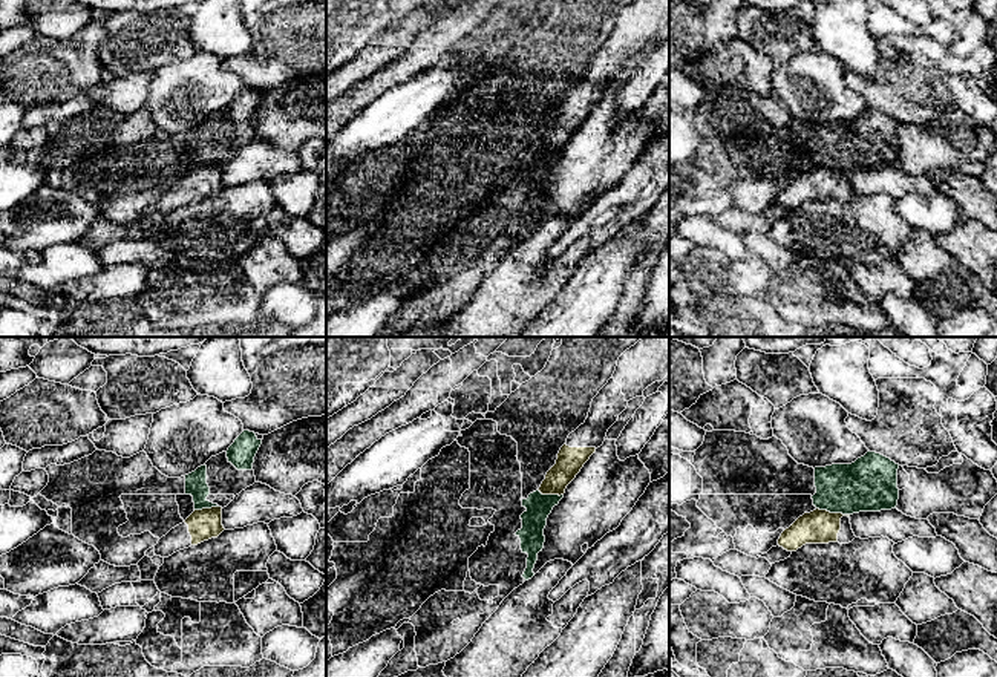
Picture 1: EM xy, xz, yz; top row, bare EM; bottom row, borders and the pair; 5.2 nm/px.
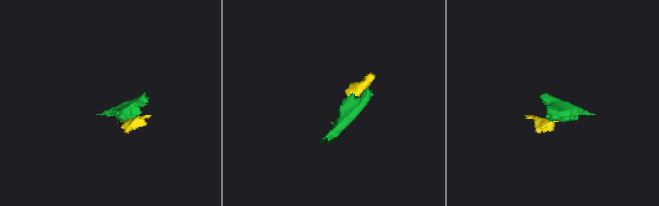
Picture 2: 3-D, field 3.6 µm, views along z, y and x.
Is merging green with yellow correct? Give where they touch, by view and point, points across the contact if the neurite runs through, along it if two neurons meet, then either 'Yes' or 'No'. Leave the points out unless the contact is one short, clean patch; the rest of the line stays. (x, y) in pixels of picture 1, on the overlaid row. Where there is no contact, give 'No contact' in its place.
Touches green at yz (833, 512). Boundary: yz (817, 507), (849, 515). No

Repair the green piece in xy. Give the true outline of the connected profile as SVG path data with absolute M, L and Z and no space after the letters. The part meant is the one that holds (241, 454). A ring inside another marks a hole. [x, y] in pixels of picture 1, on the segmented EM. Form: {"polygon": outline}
{"polygon": "M244 430L227 450L228 463L237 470L251 470L260 444L254 432Z"}

